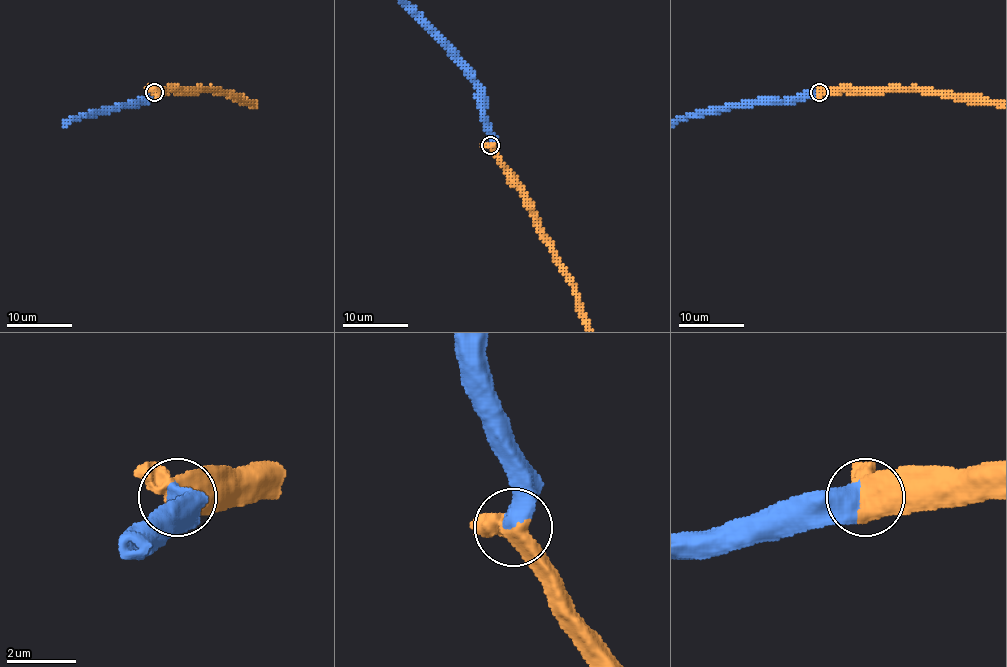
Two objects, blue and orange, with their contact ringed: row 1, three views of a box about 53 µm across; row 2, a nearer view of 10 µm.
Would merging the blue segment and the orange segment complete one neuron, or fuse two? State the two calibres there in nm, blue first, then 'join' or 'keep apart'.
650 nm thick on the blue side, 550 nm on the other; join

